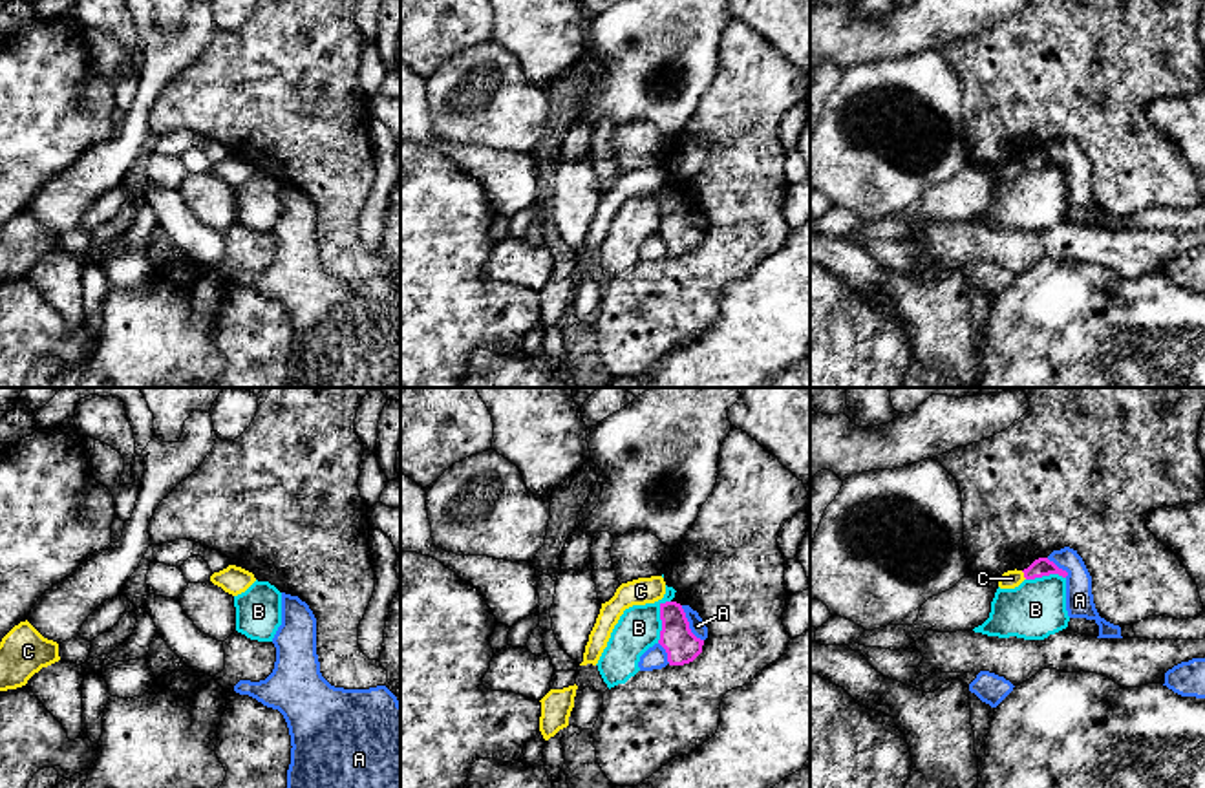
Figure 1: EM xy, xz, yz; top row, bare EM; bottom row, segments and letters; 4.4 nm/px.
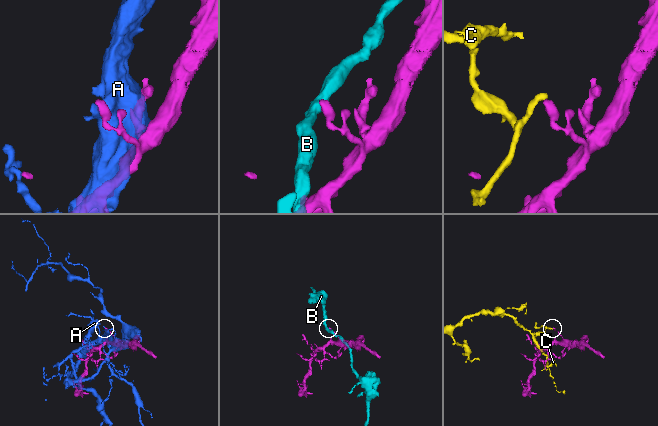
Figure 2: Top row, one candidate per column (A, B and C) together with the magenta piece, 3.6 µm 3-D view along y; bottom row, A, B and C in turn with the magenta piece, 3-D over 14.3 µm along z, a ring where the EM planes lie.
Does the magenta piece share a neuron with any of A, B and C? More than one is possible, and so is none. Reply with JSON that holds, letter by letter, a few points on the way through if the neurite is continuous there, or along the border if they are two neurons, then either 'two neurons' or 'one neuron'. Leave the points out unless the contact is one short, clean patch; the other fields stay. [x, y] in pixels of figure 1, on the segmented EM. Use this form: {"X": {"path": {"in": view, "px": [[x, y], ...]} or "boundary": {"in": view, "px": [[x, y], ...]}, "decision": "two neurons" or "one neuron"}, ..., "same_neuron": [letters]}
{"A": {"decision": "two neurons"}, "B": {"boundary": {"in": "xz", "px": [[670, 600], [661, 606], [661, 638], [657, 642]]}, "decision": "two neurons"}, "C": {"boundary": {"in": "yz", "px": [[1021, 571], [1026, 578]]}, "decision": "two neurons"}, "same_neuron": []}

